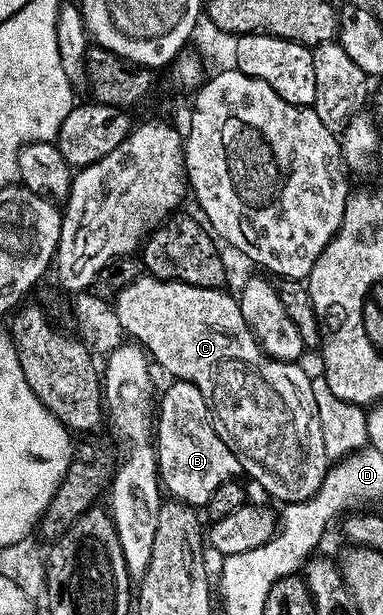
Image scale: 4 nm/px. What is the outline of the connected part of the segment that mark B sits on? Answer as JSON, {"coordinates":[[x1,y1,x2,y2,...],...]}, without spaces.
{"coordinates":[[180,379,174,380,173,385,169,385,165,389,165,394,160,394,159,401,165,404,165,409,158,408,155,413,155,425,160,429,181,429,185,425,185,429,181,429,177,433,177,437,173,437,170,441,160,442,159,460,157,462,157,471,160,473,160,484,163,486,164,492,170,498,177,498,178,501,185,501,194,507,208,506,212,493,224,481,232,481,238,476,239,462,237,454,227,447,227,443,217,433,217,426,213,420,213,413,209,409,209,405,203,399,203,395,199,391,199,387,195,387,189,381]]}

